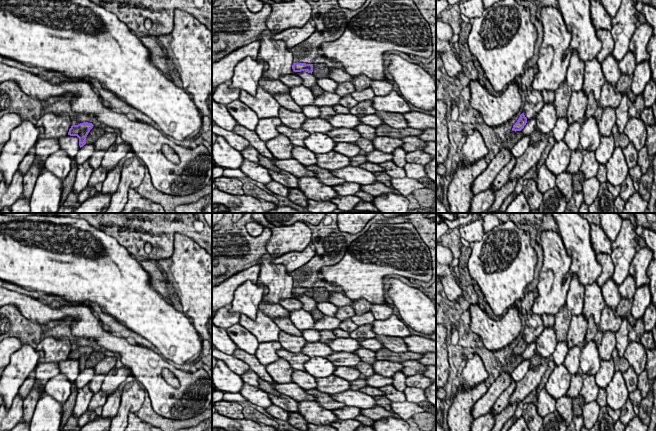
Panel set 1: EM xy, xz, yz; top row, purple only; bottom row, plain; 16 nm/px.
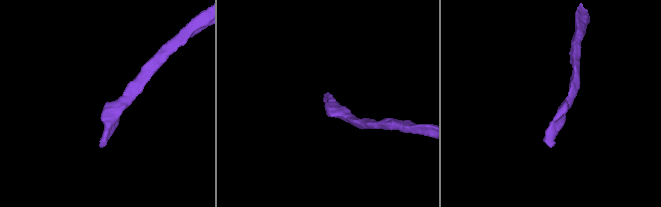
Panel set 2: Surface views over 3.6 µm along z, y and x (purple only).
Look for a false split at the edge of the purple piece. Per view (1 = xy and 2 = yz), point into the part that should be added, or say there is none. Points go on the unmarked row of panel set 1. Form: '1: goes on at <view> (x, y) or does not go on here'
1: does not go on here
2: does not go on here

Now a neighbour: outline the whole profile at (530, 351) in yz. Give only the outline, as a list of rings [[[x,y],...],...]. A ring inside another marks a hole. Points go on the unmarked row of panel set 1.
[[[533,342],[527,344],[526,349],[521,355],[523,357],[523,360],[530,360],[536,354],[536,352],[537,352],[536,343]]]

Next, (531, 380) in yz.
[[[552,356],[545,358],[540,365],[528,370],[526,375],[519,382],[516,383],[516,388],[510,396],[508,404],[518,405],[529,394],[536,390],[548,368],[548,364],[551,359]]]

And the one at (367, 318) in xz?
[[[367,312],[363,315],[355,315],[351,318],[351,320],[358,326],[372,324],[375,321],[375,318],[371,312]]]

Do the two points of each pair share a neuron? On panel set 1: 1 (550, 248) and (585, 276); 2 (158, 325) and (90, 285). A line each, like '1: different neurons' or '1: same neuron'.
1: different neurons
2: same neuron

